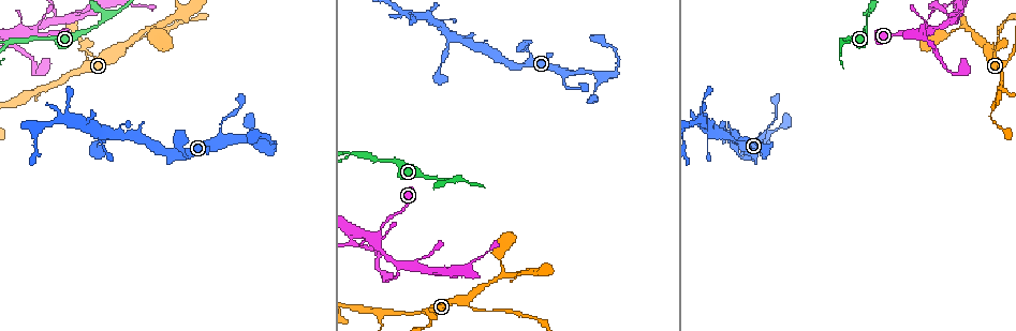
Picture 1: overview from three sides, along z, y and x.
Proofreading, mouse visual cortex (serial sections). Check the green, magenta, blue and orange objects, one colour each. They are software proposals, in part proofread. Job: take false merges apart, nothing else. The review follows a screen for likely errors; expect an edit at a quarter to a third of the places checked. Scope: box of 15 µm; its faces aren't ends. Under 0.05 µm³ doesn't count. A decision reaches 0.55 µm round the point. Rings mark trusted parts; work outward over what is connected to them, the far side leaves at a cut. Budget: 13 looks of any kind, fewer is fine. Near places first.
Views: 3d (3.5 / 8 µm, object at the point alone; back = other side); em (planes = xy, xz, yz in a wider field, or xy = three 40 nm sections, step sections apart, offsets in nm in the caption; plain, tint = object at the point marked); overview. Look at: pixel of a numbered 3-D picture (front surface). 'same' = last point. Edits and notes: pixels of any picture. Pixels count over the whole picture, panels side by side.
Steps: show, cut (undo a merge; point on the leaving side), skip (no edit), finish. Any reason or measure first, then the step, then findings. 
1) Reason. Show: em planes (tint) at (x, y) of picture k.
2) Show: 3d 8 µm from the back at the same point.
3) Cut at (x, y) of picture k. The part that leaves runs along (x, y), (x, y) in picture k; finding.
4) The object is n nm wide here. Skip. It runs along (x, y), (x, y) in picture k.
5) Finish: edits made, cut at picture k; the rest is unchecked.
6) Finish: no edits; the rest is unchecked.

Branch point. Show: 3d 8 µm at (107, 13) of picture 1.

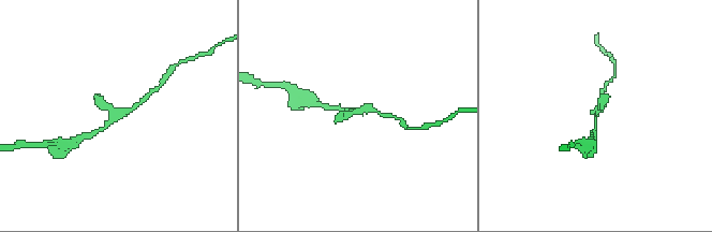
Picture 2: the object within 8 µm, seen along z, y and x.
Show: 3d 3.5 µm at (360, 112) of picture 2.

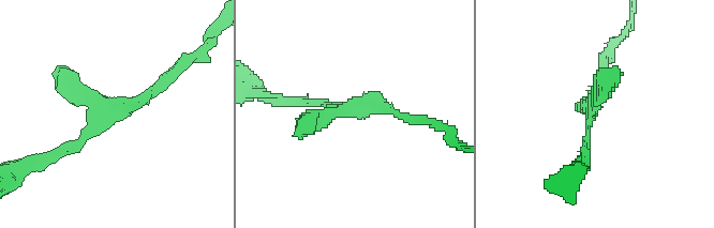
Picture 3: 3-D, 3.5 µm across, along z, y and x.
Show: em xy step 3 (tint) at (110, 111) of picture 3.

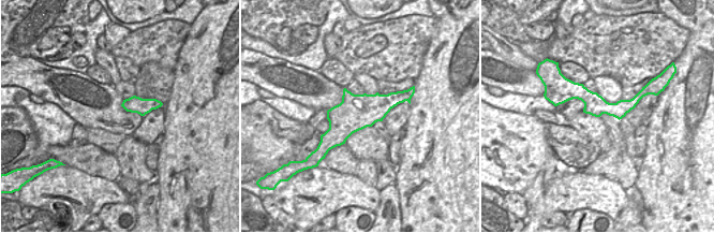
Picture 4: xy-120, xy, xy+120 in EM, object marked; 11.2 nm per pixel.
Skip. It runs along (403, 96), (358, 111), (323, 140) in picture 4; continuous, no second cell.

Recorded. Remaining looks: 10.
A fork. Show: 3d 8 µm at (927, 32) of picture 1.

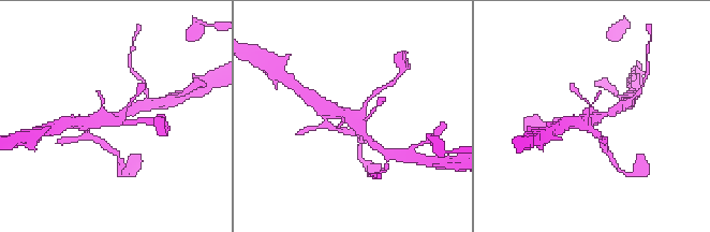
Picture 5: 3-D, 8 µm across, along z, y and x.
Now the EM. Show: em xy step 2 (tint) at (357, 118) of picture 5.

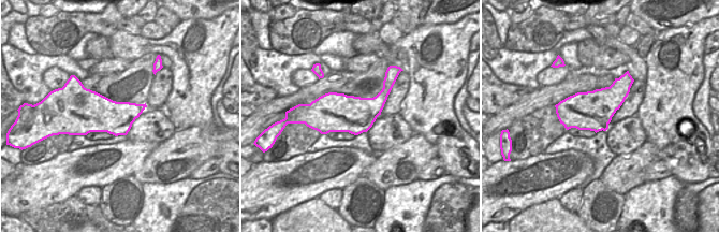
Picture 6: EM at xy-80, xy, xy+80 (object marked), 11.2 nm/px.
Skip. It runs along (566, 121), (586, 122), (612, 113) in picture 5; all the same cell.

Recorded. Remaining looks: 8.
Three-way junction. Show: 3d 8 µm at (7, 43) of picture 1.

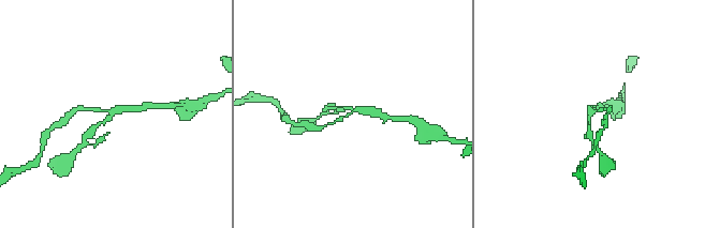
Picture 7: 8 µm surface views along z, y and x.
Need the tissue. Show: em xy step 1 (tint) at (115, 110) of picture 7.

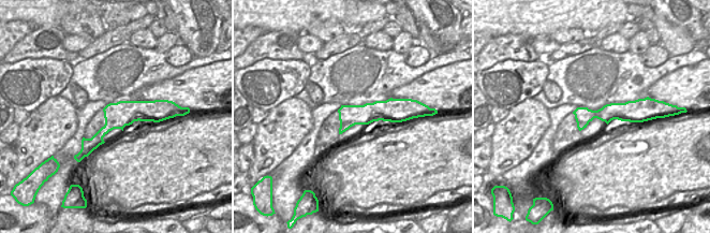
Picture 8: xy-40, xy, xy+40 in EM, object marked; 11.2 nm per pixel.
The object is 240 nm wide here. Skip. It runs along (144, 105), (118, 110), (96, 131) in picture 7; one cell here.

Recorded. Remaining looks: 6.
Sharp bend. Show: 3d 3.5 µm at (955, 73) of picture 1.

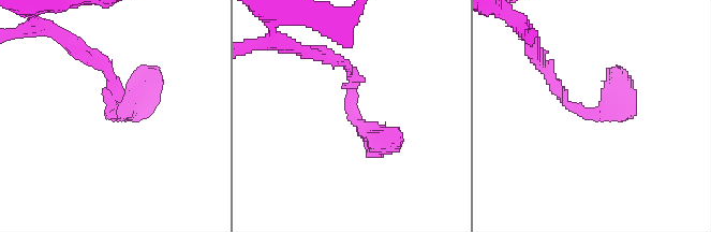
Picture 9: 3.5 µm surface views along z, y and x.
The arms are 150, 350 nm wide. Show: em planes (tint) at (353, 114) of picture 9.

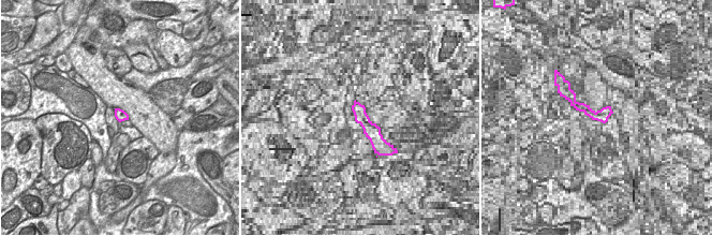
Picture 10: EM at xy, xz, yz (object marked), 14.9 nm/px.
The object is 170 nm wide here. Skip. It runs along (346, 66), (353, 117), (380, 140), (396, 131) in picture 9; continuous, no second cell.

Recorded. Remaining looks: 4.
Side arm on a straight run. Show: 3d 3.5 µm at (41, 87) of picture 1.

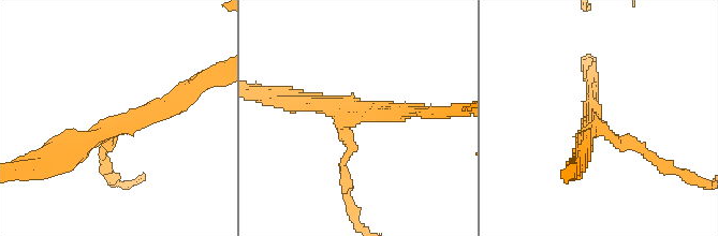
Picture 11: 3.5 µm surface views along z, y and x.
3 arms meet here; the arms are 100, 250, 250 nm wide; now the EM. Show: em xy step 2 (tint) at (354, 115) of picture 11.

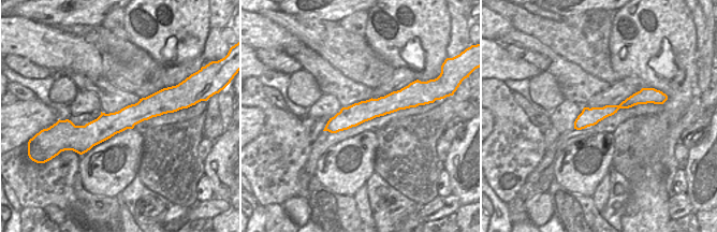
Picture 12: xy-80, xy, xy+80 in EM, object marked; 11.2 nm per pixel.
Show: em xy step 5 (tint) at the same point.

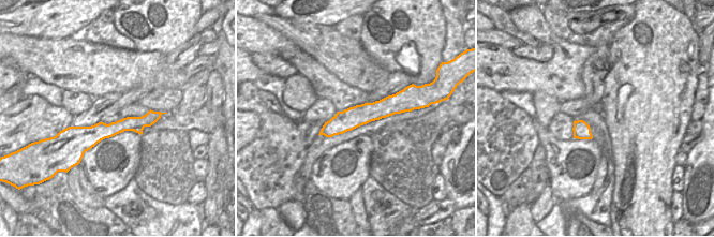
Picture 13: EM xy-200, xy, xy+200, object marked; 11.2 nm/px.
Skip. It runs along (180, 102), (147, 109), (55, 162) in picture 11; all the same cell.

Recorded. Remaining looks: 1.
Finish: no edits; the rest is unchecked.

